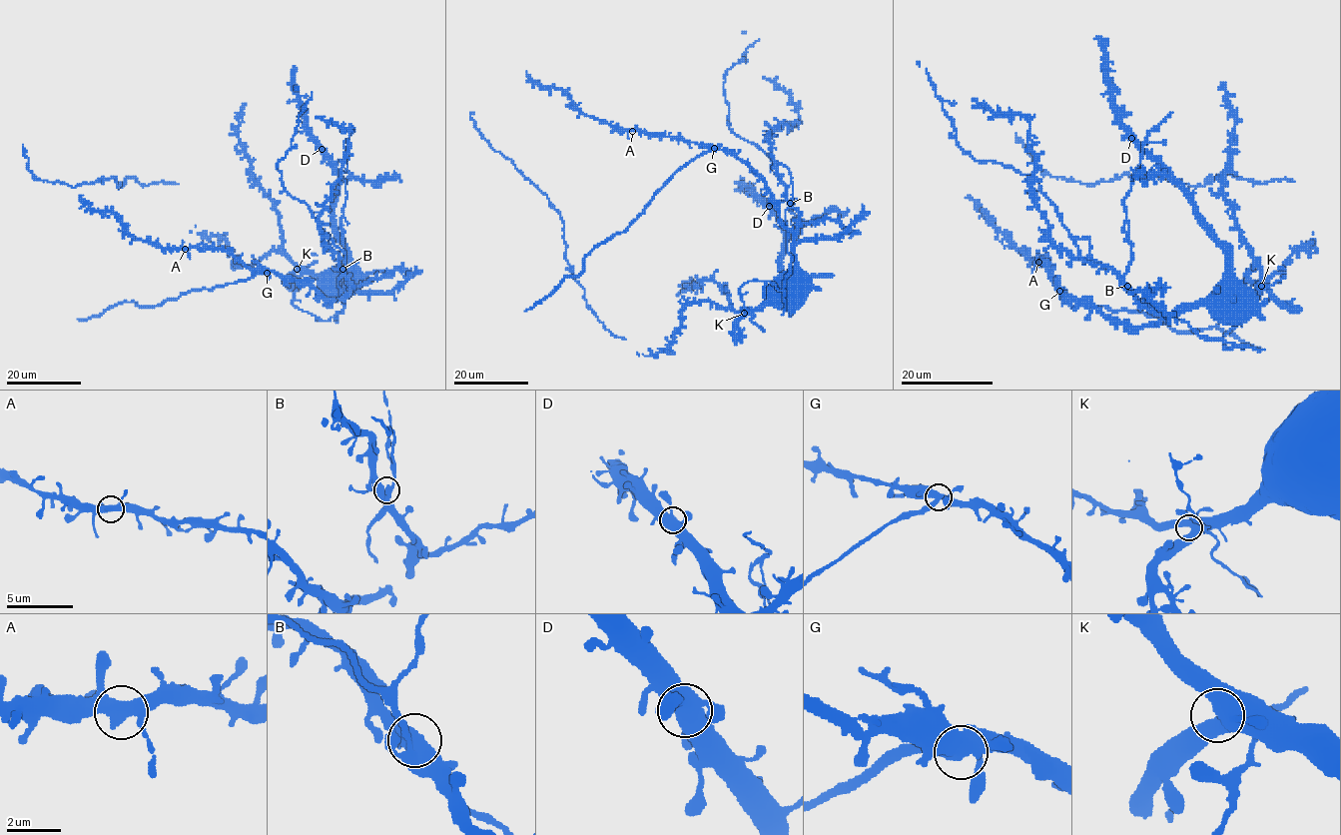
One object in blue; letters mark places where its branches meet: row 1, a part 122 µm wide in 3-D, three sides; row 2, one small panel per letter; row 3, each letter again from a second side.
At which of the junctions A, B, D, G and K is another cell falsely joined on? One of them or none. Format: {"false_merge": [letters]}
{"false_merge": ["G"]}

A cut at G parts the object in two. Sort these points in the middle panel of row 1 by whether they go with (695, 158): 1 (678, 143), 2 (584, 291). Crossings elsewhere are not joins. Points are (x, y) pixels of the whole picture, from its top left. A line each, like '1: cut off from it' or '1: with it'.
1: cut off from it
2: cut off from it

